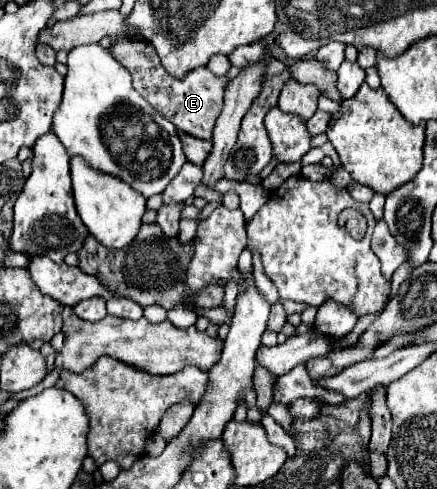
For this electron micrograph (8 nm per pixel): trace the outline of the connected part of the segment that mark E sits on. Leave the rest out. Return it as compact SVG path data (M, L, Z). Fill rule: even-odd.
M122 36L112 46L112 54L120 64L124 64L126 70L130 70L134 88L148 104L154 106L156 112L168 118L178 130L184 130L202 140L210 140L214 122L222 112L224 88L234 76L240 74L236 66L232 66L230 76L224 76L224 78L214 76L208 68L196 68L194 72L190 72L190 76L186 76L186 80L170 80L170 74L164 72L158 60L158 54L154 52L154 46L146 40L134 40L134 38Z

